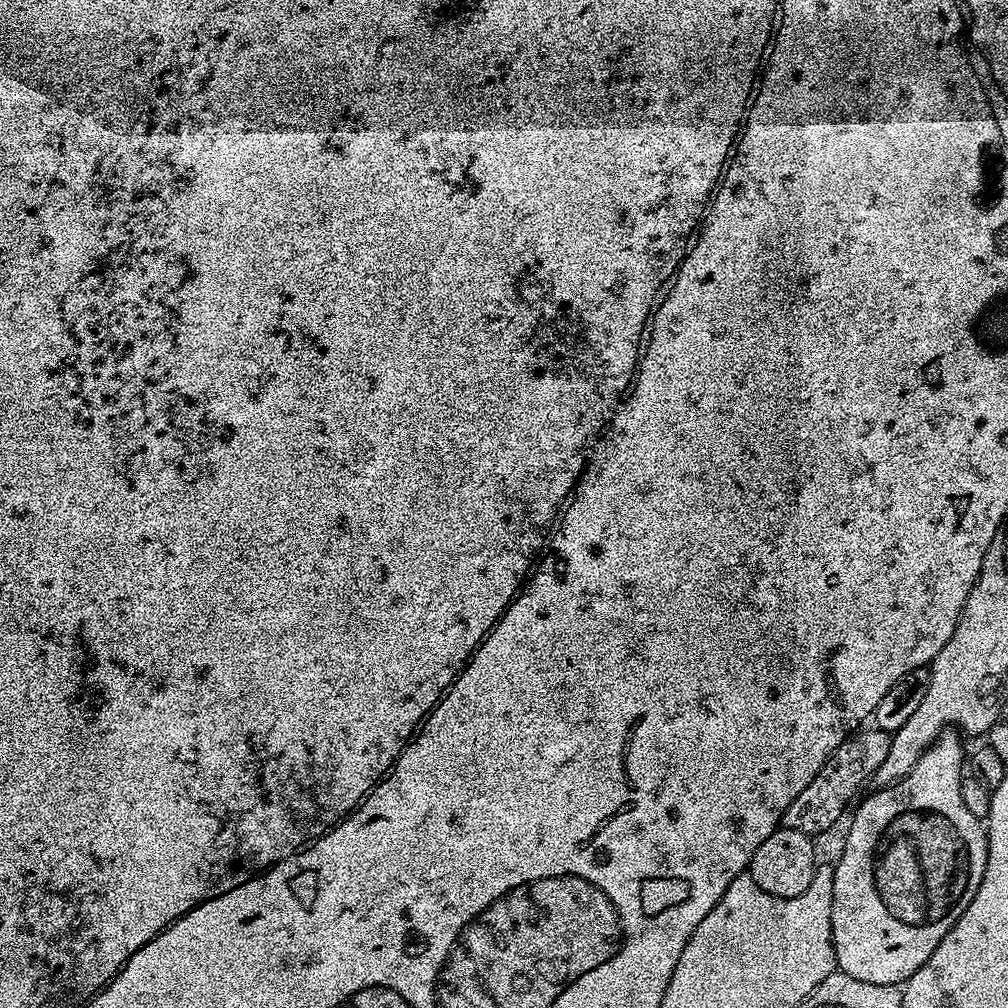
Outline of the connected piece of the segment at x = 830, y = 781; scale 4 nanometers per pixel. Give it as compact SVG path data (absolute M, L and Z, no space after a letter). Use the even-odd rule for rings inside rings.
M868 727L853 732L847 740L844 740L842 746L838 746L838 750L834 750L832 757L824 763L822 770L814 774L810 786L806 786L806 790L802 790L802 794L798 794L798 798L794 798L790 806L786 806L780 819L783 827L798 830L802 834L816 838L819 832L830 831L839 822L840 815L844 811L845 813L849 811L853 801L865 791L874 770L878 770L886 754L890 754L891 735L878 727ZM848 803L850 803L849 808Z

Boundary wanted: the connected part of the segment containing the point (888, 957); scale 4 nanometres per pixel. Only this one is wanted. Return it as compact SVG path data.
M945 730L941 732L940 737L929 748L925 748L918 758L918 762L914 762L912 769L898 783L891 784L888 788L869 791L855 805L855 808L857 807L856 813L854 813L855 808L851 813L851 816L853 815L852 825L848 828L844 849L841 850L840 857L834 860L834 902L830 910L832 945L836 955L836 966L839 971L850 974L850 978L858 978L861 982L874 982L875 984L903 985L905 980L912 977L914 970L921 968L926 962L926 958L930 958L930 954L934 954L938 942L942 942L942 938L946 938L946 934L954 926L954 922L958 922L962 910L966 910L966 906L970 906L970 898L974 898L974 894L982 882L982 874L986 870L986 858L988 857L988 837L981 817L970 814L970 810L966 810L966 802L962 802L960 781L966 772L966 748L964 752L964 744L960 739L962 736L959 731Z

